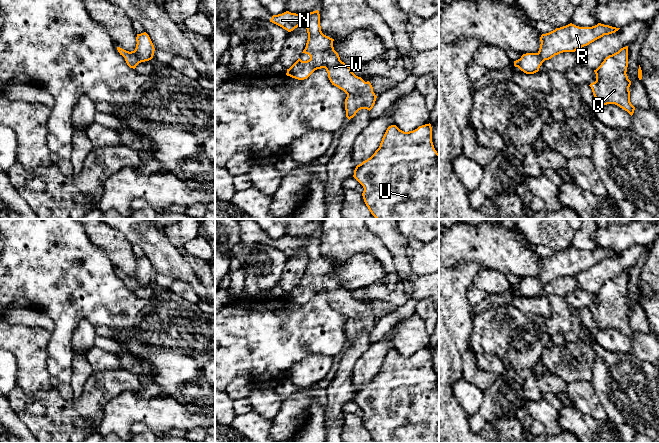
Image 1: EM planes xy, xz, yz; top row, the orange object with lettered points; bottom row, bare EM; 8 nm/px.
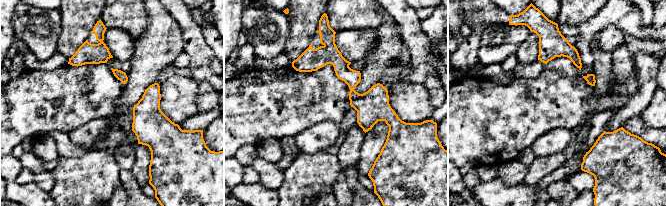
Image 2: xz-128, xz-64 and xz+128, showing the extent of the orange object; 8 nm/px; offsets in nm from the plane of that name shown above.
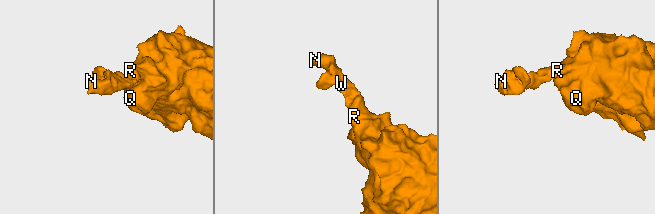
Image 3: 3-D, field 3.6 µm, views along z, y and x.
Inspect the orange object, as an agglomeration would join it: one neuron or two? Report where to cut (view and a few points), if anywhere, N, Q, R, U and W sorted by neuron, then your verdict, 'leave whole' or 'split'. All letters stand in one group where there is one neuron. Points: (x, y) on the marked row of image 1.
no cut; N Q R U W; leave whole

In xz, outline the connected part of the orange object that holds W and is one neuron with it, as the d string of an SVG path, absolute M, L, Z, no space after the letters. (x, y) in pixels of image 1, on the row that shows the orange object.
M286 11L282 14L273 15L270 22L282 27L288 32L293 31L298 26L304 26L307 29L308 40L302 53L308 54L310 59L302 61L300 58L287 69L287 76L298 80L307 79L315 70L325 68L328 78L332 85L343 90L347 97L345 99L346 117L350 120L361 109L371 110L375 104L377 96L373 92L373 87L369 81L365 82L361 77L356 76L351 67L340 60L338 53L334 50L334 39L324 35L320 26L319 11L313 11L307 14L296 14Z

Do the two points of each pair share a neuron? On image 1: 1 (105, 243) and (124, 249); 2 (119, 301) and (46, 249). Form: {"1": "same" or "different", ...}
{"1": "same", "2": "same"}

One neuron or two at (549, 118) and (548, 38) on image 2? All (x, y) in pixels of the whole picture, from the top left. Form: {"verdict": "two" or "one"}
{"verdict": "two"}

